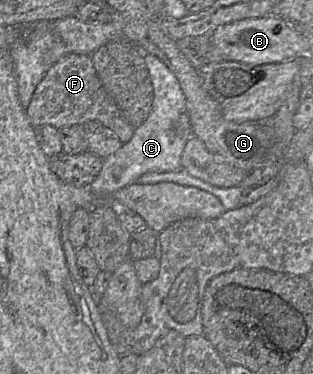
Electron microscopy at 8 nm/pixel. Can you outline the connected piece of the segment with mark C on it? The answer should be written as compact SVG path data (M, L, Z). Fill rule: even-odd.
M146 54L145 62L153 85L153 105L147 120L134 129L131 139L124 143L115 153L103 158L103 166L90 184L90 190L99 197L111 197L118 190L136 183L137 179L148 172L171 172L181 169L181 158L185 145L189 139L184 138L175 130L175 124L182 113L185 112L185 97L180 83L169 67L159 58Z

